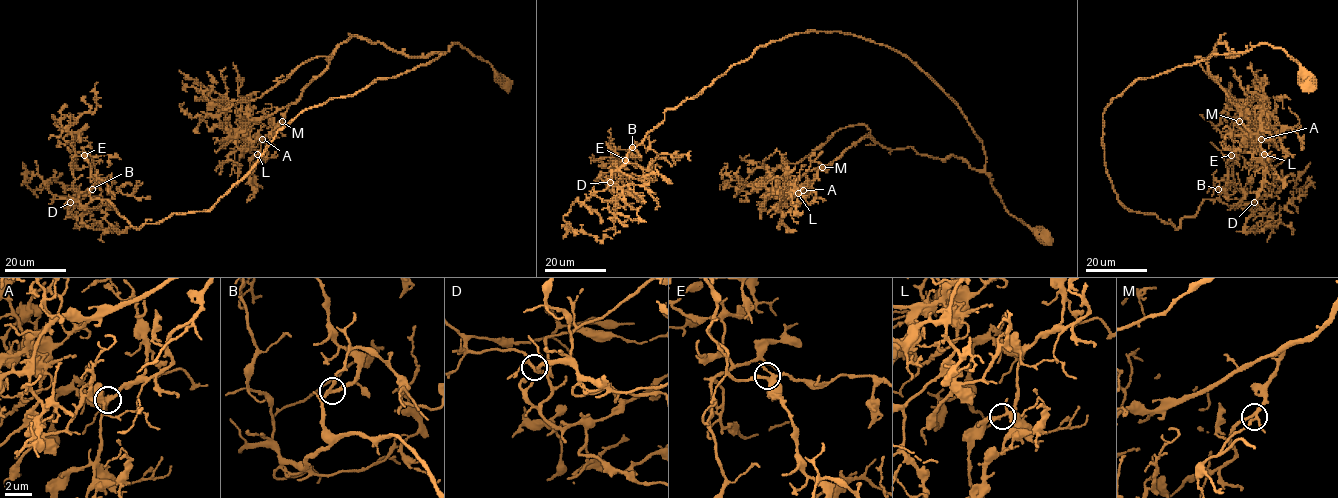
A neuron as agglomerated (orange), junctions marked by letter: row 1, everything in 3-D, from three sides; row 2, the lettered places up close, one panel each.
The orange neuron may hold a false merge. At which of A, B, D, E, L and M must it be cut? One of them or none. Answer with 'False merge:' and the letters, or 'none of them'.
False merge: none of them

